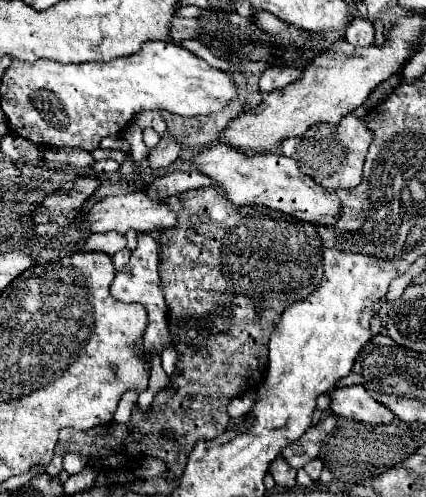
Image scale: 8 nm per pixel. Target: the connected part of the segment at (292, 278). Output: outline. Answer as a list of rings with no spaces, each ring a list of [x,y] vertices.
[[[219,187],[191,189],[173,195],[165,201],[177,211],[177,227],[159,233],[159,275],[161,291],[169,307],[169,331],[173,349],[181,355],[177,361],[177,375],[171,377],[173,393],[159,393],[149,413],[133,409],[127,425],[107,423],[89,431],[63,429],[55,455],[77,453],[89,467],[99,471],[129,471],[139,467],[141,457],[155,457],[167,465],[167,481],[179,477],[185,469],[187,455],[199,439],[213,439],[227,429],[227,405],[233,397],[249,389],[249,373],[257,373],[257,387],[263,383],[267,367],[267,343],[281,321],[281,313],[295,301],[307,299],[319,285],[323,275],[323,245],[317,227],[293,219],[281,211],[267,207],[237,207],[225,199]]]

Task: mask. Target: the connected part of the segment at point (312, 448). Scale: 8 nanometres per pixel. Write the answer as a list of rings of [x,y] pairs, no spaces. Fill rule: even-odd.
[[[329,415],[319,425],[311,425],[309,431],[305,431],[305,435],[301,435],[301,439],[293,441],[289,447],[285,447],[285,451],[281,451],[281,457],[285,457],[285,461],[295,469],[305,467],[305,463],[319,457],[321,443],[333,431],[335,423],[337,423],[337,417]]]

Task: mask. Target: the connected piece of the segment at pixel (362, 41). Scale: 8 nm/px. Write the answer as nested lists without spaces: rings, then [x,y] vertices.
[[[353,19],[345,29],[345,39],[353,47],[371,47],[373,45],[373,25],[367,19]]]

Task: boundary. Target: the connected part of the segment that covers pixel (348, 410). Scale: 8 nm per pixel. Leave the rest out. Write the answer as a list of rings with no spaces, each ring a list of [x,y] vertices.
[[[351,385],[351,387],[339,387],[331,393],[331,409],[335,415],[363,421],[363,423],[391,423],[395,415],[375,401],[363,385]]]

